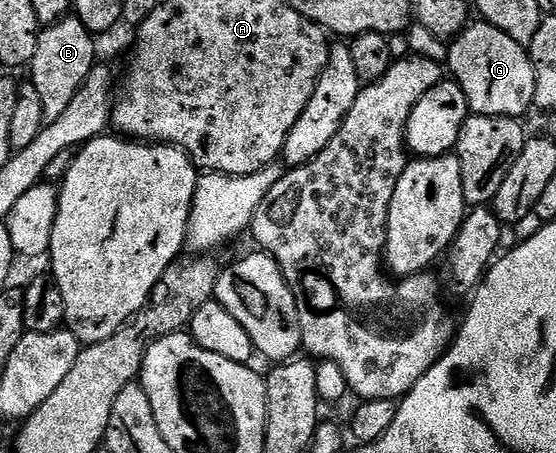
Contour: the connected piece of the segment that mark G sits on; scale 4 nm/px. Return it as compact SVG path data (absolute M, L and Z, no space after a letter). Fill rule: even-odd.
M473 22L469 27L452 41L447 48L447 60L449 56L449 68L452 79L467 94L469 111L474 116L511 116L514 118L524 117L528 108L534 107L535 98L535 70L529 57L526 45L515 42L503 30L486 22Z

